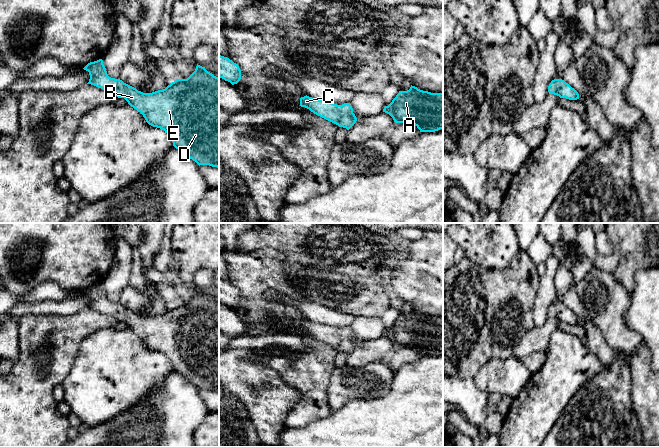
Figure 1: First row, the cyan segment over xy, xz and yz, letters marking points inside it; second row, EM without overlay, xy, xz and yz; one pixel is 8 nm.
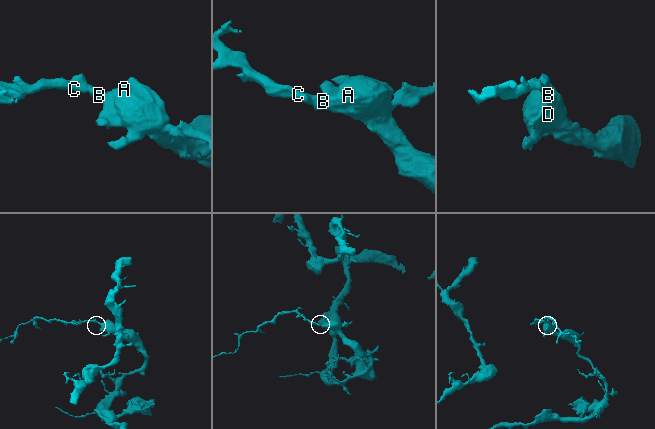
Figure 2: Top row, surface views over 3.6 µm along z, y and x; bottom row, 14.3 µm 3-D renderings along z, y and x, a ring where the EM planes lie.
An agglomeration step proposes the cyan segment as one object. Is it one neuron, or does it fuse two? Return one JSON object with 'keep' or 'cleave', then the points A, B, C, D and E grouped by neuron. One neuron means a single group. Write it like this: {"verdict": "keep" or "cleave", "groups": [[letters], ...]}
{"verdict": "keep", "groups": [["A", "B", "C", "D", "E"]]}

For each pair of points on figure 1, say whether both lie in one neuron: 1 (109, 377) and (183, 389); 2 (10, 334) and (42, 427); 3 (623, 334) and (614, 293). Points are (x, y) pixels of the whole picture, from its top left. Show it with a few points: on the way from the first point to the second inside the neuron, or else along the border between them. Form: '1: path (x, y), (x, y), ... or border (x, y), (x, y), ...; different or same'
1: border (173, 370), (165, 380), (164, 394), (154, 398); different
2: border (18, 332), (19, 356), (13, 362); different
3: path (614, 324), (614, 303); same

